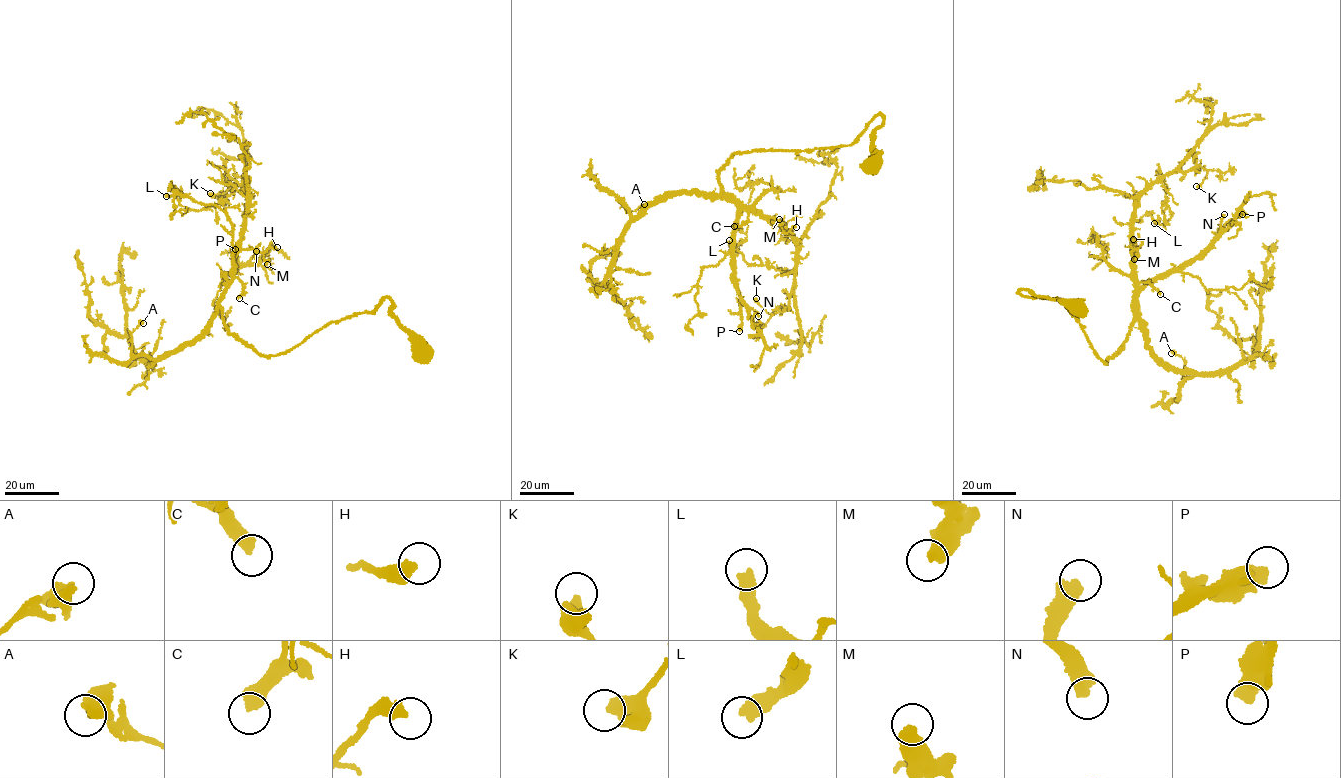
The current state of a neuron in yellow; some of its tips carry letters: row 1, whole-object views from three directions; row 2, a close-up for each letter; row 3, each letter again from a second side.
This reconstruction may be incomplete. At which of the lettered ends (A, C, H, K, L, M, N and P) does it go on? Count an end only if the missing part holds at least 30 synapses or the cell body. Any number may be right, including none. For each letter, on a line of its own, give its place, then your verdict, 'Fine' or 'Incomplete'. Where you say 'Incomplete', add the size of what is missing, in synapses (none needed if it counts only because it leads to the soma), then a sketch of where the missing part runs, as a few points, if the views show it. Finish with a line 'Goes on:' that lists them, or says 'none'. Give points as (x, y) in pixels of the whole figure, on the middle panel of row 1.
A: Place: (644, 204). Fine
C: Place: (734, 226). Fine
H: Place: (796, 227). Fine
K: Place: (756, 298). Fine
L: Place: (729, 240). Fine
M: Place: (779, 219). Fine
N: Place: (758, 316). Fine
P: Place: (739, 331). Incomplete. Roughly 60 synapses. Course of what is missing: (739, 331), (718, 348), (705, 344), (672, 346), (667, 341), (649, 354)
Goes on: P

